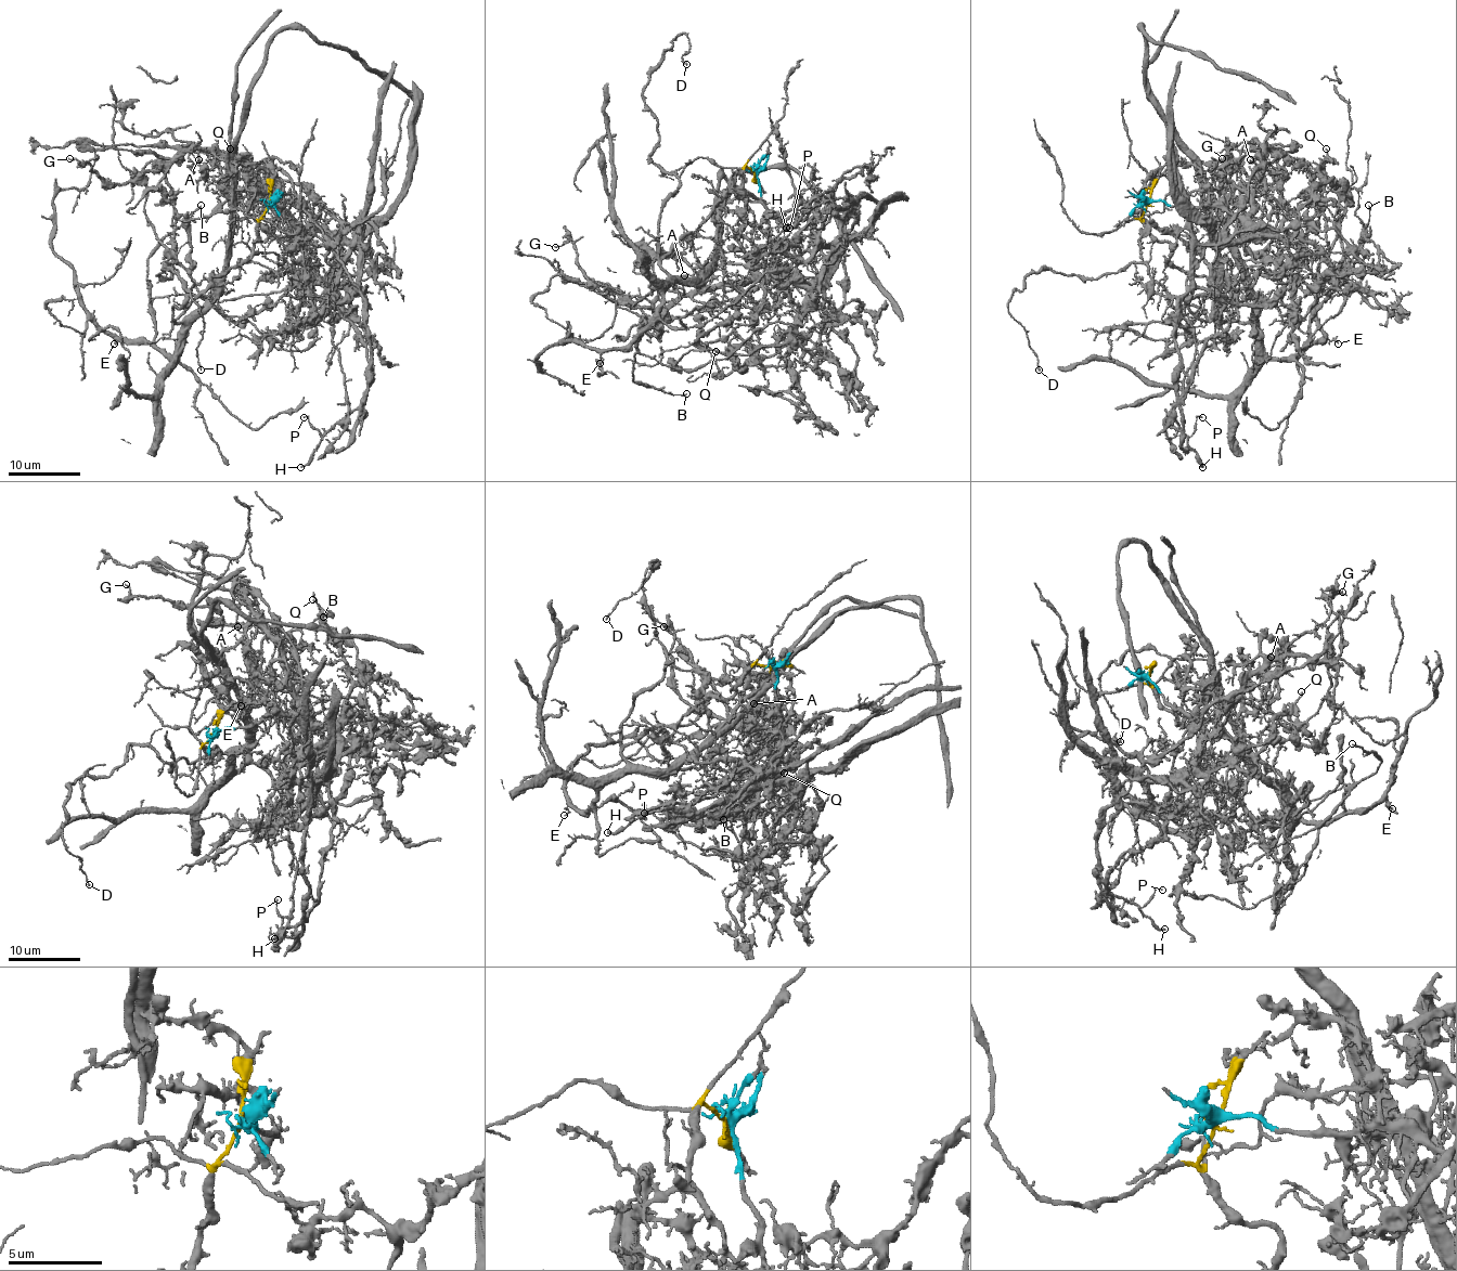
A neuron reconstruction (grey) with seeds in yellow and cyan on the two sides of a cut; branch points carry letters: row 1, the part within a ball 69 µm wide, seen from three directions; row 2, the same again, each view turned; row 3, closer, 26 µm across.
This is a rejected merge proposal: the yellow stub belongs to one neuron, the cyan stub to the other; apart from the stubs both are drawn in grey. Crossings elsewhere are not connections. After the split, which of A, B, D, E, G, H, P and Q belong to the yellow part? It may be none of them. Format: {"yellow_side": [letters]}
{"yellow_side": ["B", "D", "E"]}

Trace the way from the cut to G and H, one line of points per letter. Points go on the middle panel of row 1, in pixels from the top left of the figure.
G: (755, 172), (768, 244), (738, 285), (680, 294), (653, 310), (606, 297), (570, 242), (554, 247)
H: (755, 172), (768, 211), (768, 235), (776, 246), (798, 236), (807, 215), (825, 219), (834, 197), (785, 228)

